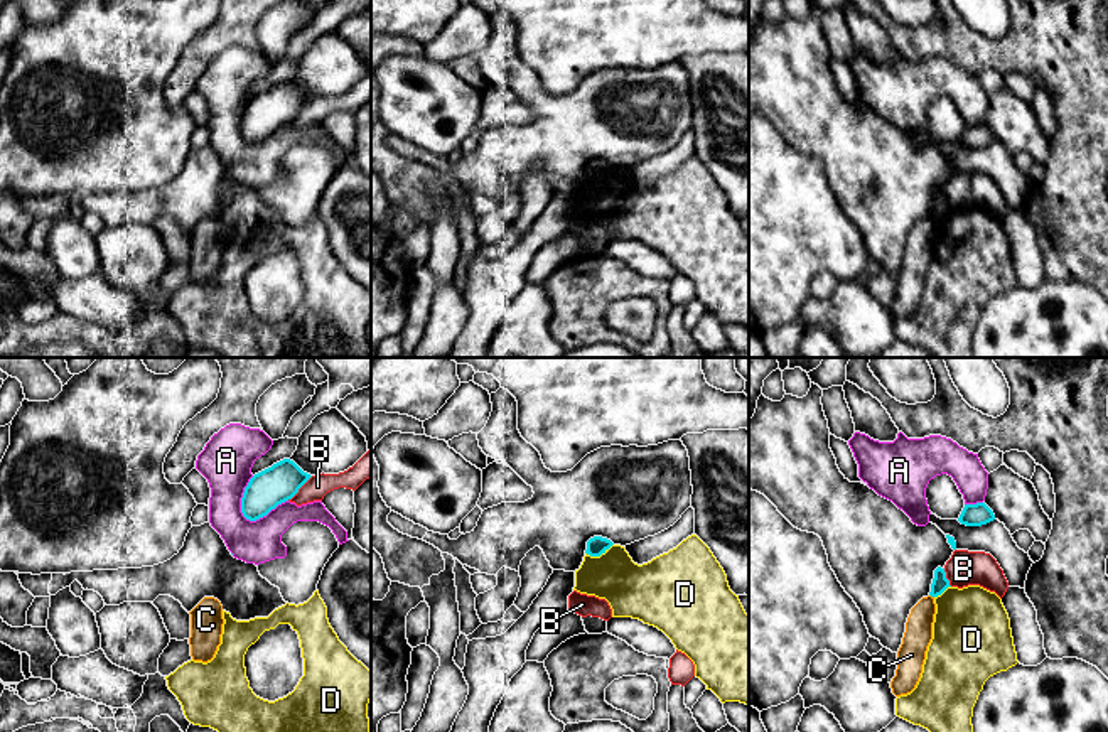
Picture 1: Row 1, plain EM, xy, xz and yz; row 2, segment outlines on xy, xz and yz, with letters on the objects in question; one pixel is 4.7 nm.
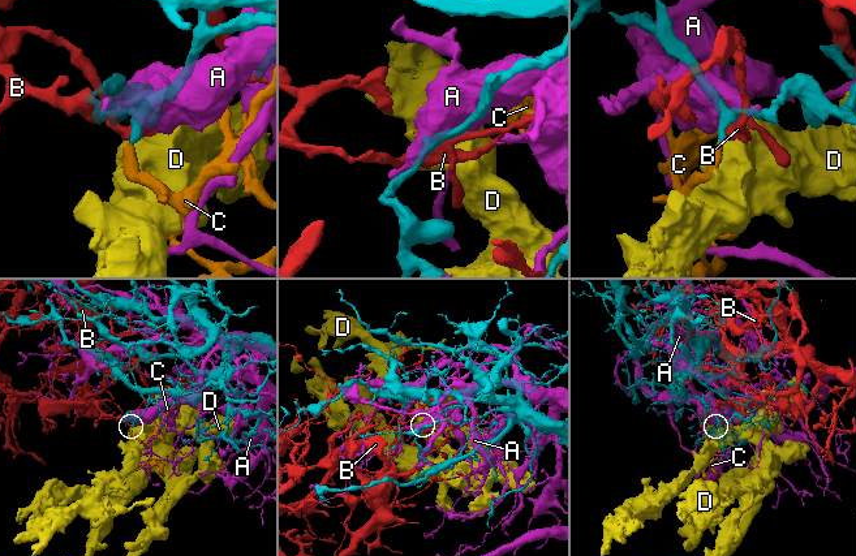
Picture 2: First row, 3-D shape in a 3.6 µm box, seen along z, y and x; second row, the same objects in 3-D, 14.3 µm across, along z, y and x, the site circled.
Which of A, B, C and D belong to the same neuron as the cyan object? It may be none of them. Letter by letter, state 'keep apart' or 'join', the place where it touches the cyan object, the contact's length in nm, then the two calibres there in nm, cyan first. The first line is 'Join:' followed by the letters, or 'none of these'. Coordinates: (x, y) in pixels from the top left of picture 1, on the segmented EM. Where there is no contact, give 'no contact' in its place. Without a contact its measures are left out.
Join: none of these
A: keep apart; meets cyan in xy at (263, 515); contact 240 nm long; 180 nm thick on the cyan side, 200 nm on the other
B: keep apart; meets cyan in xy at (299, 488); contact 170 nm long; 180 nm thick on the cyan side, 110 nm on the other
C: keep apart; meets cyan in yz at (931, 596); contact 30 nm long; 80 nm thick on the cyan side, 130 nm on the other
D: keep apart; meets cyan in xz at (599, 555); contact 140 nm long; 90 nm thick on the cyan side, 260 nm on the other

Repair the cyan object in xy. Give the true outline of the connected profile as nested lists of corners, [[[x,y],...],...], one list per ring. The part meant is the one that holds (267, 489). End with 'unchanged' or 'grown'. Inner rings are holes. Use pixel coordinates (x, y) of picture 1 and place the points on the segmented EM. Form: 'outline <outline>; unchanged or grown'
outline [[[290,459],[255,474],[241,498],[243,516],[250,521],[266,516],[278,504],[292,499],[310,477]]]; unchanged

